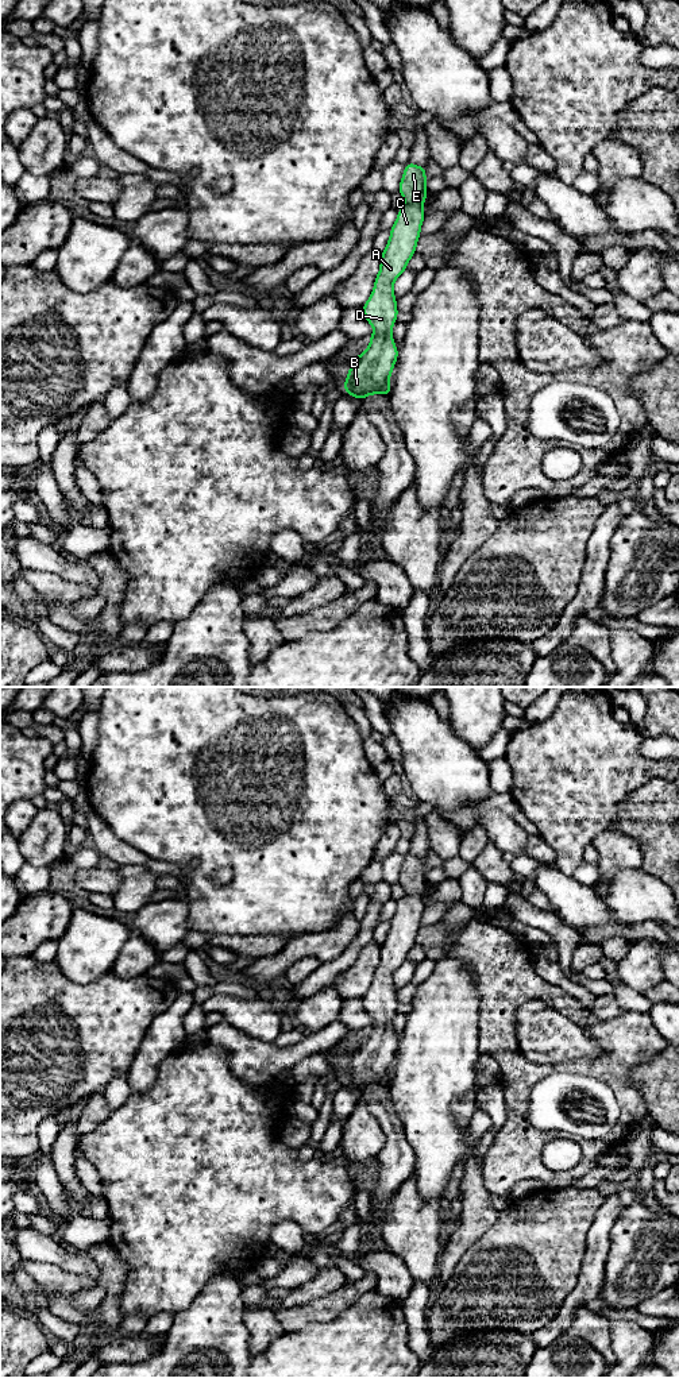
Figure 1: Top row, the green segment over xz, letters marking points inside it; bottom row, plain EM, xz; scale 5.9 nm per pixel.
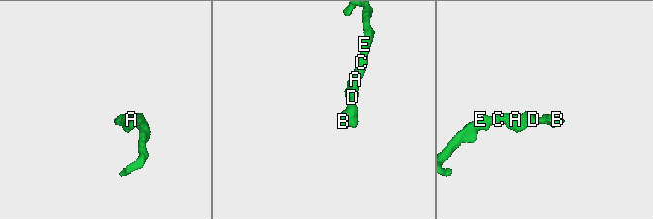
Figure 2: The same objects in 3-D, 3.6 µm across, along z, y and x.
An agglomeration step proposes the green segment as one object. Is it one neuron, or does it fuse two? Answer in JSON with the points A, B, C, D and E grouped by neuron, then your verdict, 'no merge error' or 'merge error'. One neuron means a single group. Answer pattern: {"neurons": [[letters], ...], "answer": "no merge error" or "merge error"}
{"neurons": [["A", "B", "C", "D", "E"]], "answer": "no merge error"}

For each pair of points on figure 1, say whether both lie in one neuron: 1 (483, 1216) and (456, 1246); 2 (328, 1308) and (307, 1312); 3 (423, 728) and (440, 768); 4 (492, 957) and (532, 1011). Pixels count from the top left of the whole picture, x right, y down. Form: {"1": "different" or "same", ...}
{"1": "same", "2": "same", "3": "same", "4": "different"}

